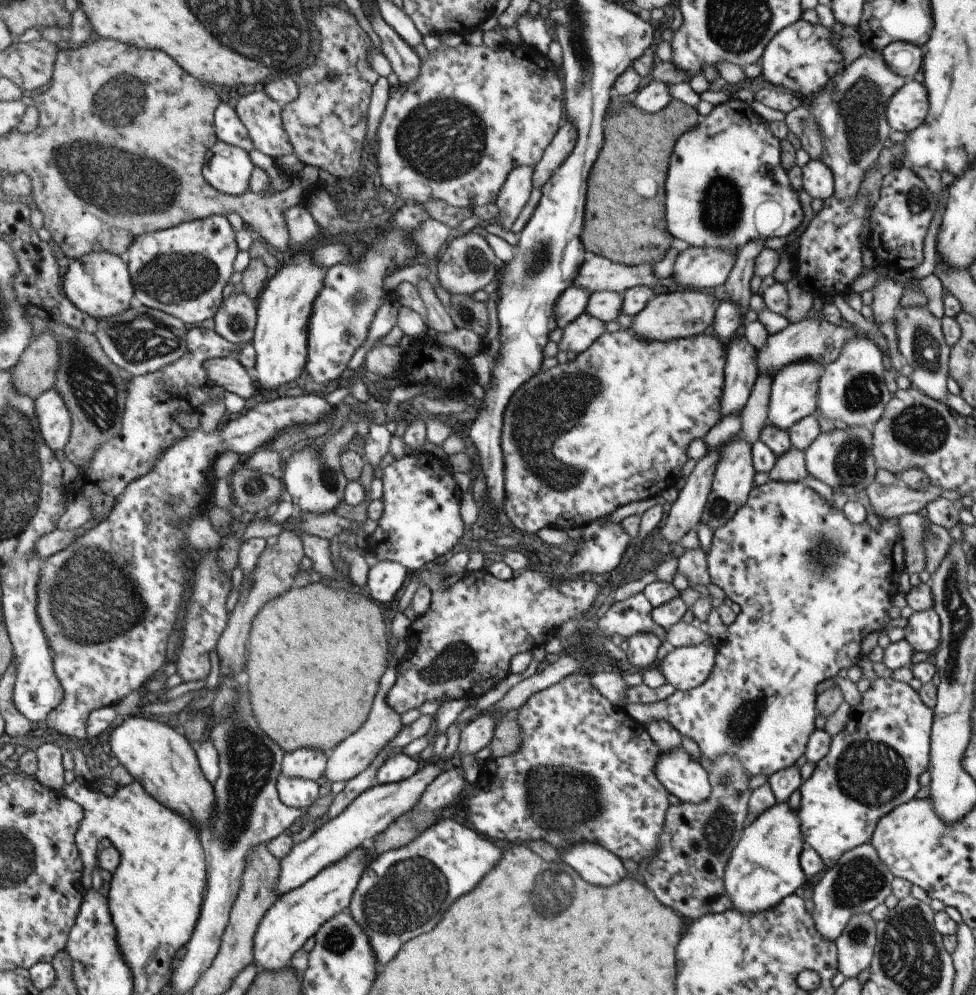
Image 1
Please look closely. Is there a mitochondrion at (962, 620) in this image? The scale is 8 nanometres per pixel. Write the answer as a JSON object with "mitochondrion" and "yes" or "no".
{"mitochondrion":"yes"}

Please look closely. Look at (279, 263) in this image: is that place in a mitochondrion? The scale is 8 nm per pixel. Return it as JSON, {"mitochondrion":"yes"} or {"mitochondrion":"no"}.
{"mitochondrion":"no"}

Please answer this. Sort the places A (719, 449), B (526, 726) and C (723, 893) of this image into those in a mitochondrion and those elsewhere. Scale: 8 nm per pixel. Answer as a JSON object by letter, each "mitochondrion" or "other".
{"A":"other","B":"other","C":"other"}

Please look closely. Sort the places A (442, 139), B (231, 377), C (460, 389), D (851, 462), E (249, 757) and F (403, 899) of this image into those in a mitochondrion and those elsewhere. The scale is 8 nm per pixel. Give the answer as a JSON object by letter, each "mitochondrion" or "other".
{"A":"mitochondrion","B":"other","C":"other","D":"mitochondrion","E":"mitochondrion","F":"mitochondrion"}

